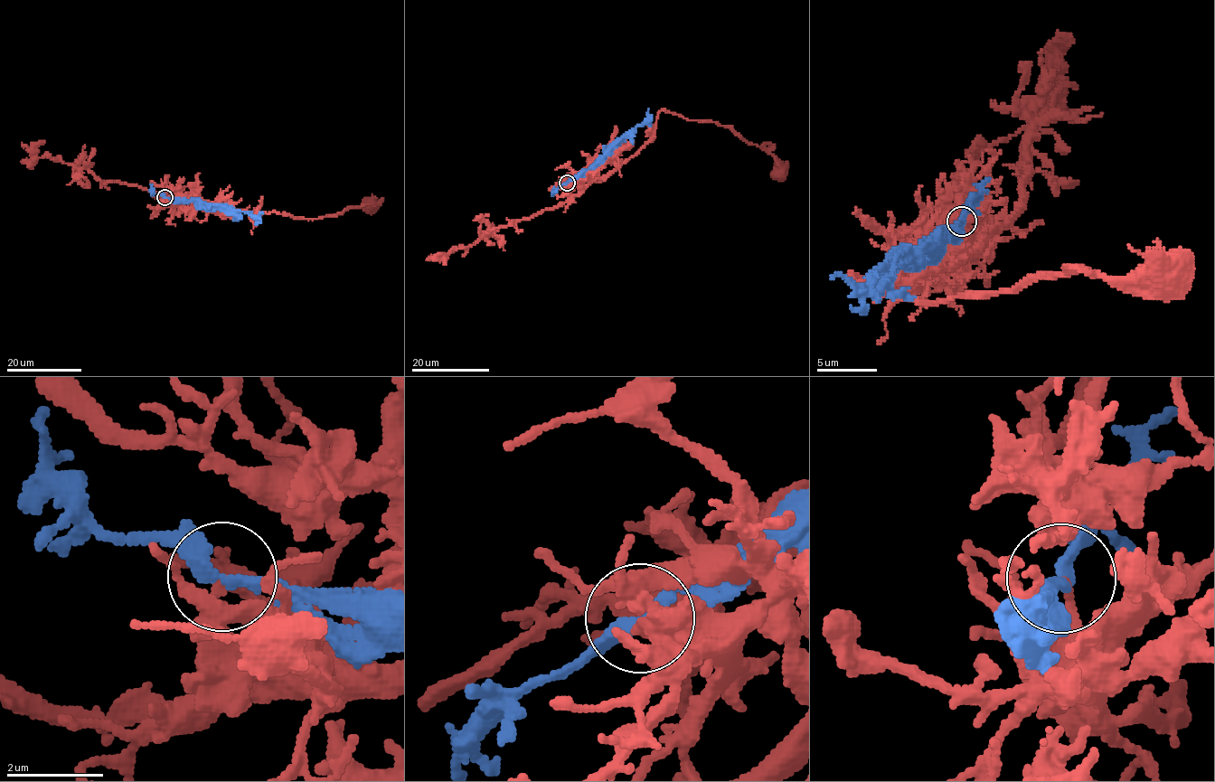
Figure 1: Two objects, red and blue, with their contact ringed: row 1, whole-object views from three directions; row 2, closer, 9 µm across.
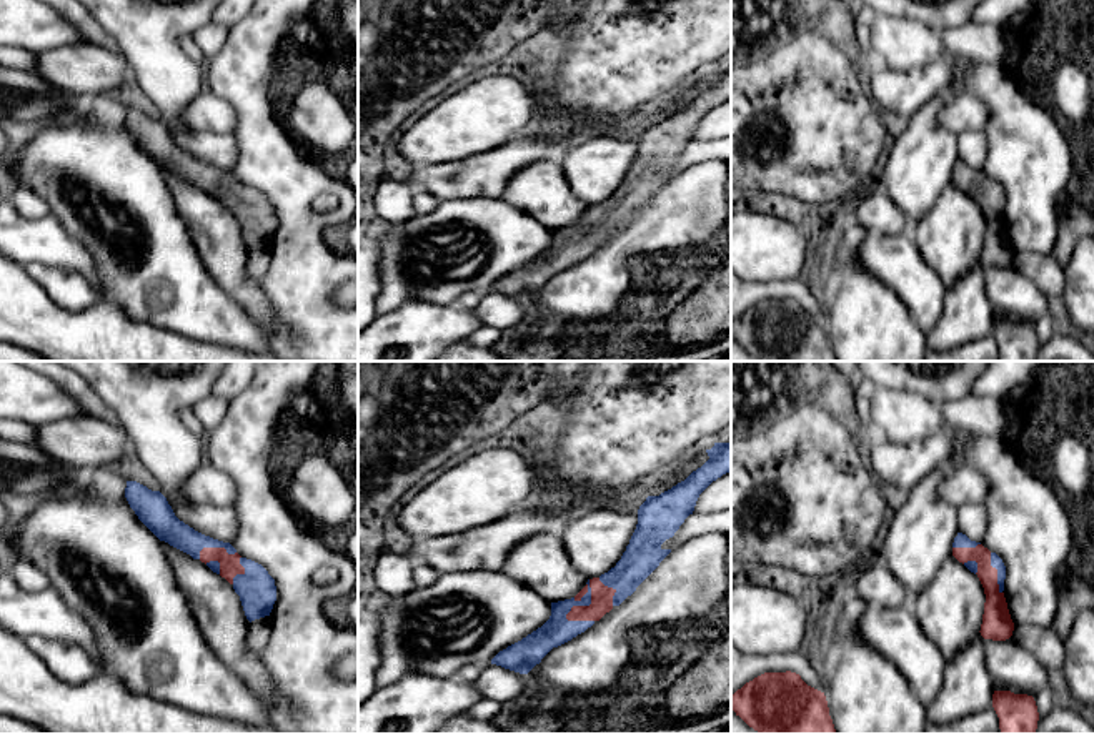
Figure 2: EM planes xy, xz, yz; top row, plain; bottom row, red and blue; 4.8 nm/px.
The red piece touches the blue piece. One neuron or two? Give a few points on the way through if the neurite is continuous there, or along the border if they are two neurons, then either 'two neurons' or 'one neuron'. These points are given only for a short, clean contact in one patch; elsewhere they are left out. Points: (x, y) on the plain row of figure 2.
two neurons

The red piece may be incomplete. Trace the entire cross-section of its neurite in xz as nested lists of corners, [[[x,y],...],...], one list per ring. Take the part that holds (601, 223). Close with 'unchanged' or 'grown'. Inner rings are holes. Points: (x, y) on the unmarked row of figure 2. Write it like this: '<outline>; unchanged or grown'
[[[599,205],[589,206],[591,231],[573,233],[566,241],[568,248],[599,248],[606,240],[613,236],[613,223],[616,216],[604,213]]]; unchanged

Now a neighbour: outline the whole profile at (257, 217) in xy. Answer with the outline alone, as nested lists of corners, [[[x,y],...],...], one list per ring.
[[[240,185],[240,191],[245,200],[233,205],[233,216],[240,223],[246,246],[251,250],[270,243],[276,228],[275,206],[251,186]]]

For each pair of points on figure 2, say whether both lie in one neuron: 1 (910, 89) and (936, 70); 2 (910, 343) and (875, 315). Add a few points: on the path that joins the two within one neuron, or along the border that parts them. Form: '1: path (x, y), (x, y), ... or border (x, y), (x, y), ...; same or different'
1: path (916, 87), (929, 77); same
2: path (901, 342), (883, 323); same

